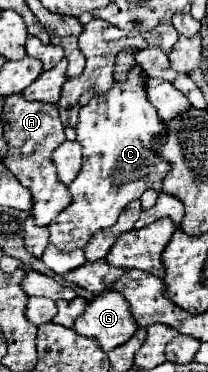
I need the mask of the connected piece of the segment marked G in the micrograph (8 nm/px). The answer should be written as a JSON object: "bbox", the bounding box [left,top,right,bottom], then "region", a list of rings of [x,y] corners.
{"bbox":[73,290,137,352],"region":[[[107,290],[87,304],[85,312],[75,320],[73,330],[81,336],[95,338],[101,350],[109,352],[115,346],[121,346],[121,342],[127,342],[137,330],[137,324],[129,314],[125,298],[115,290]]]}

